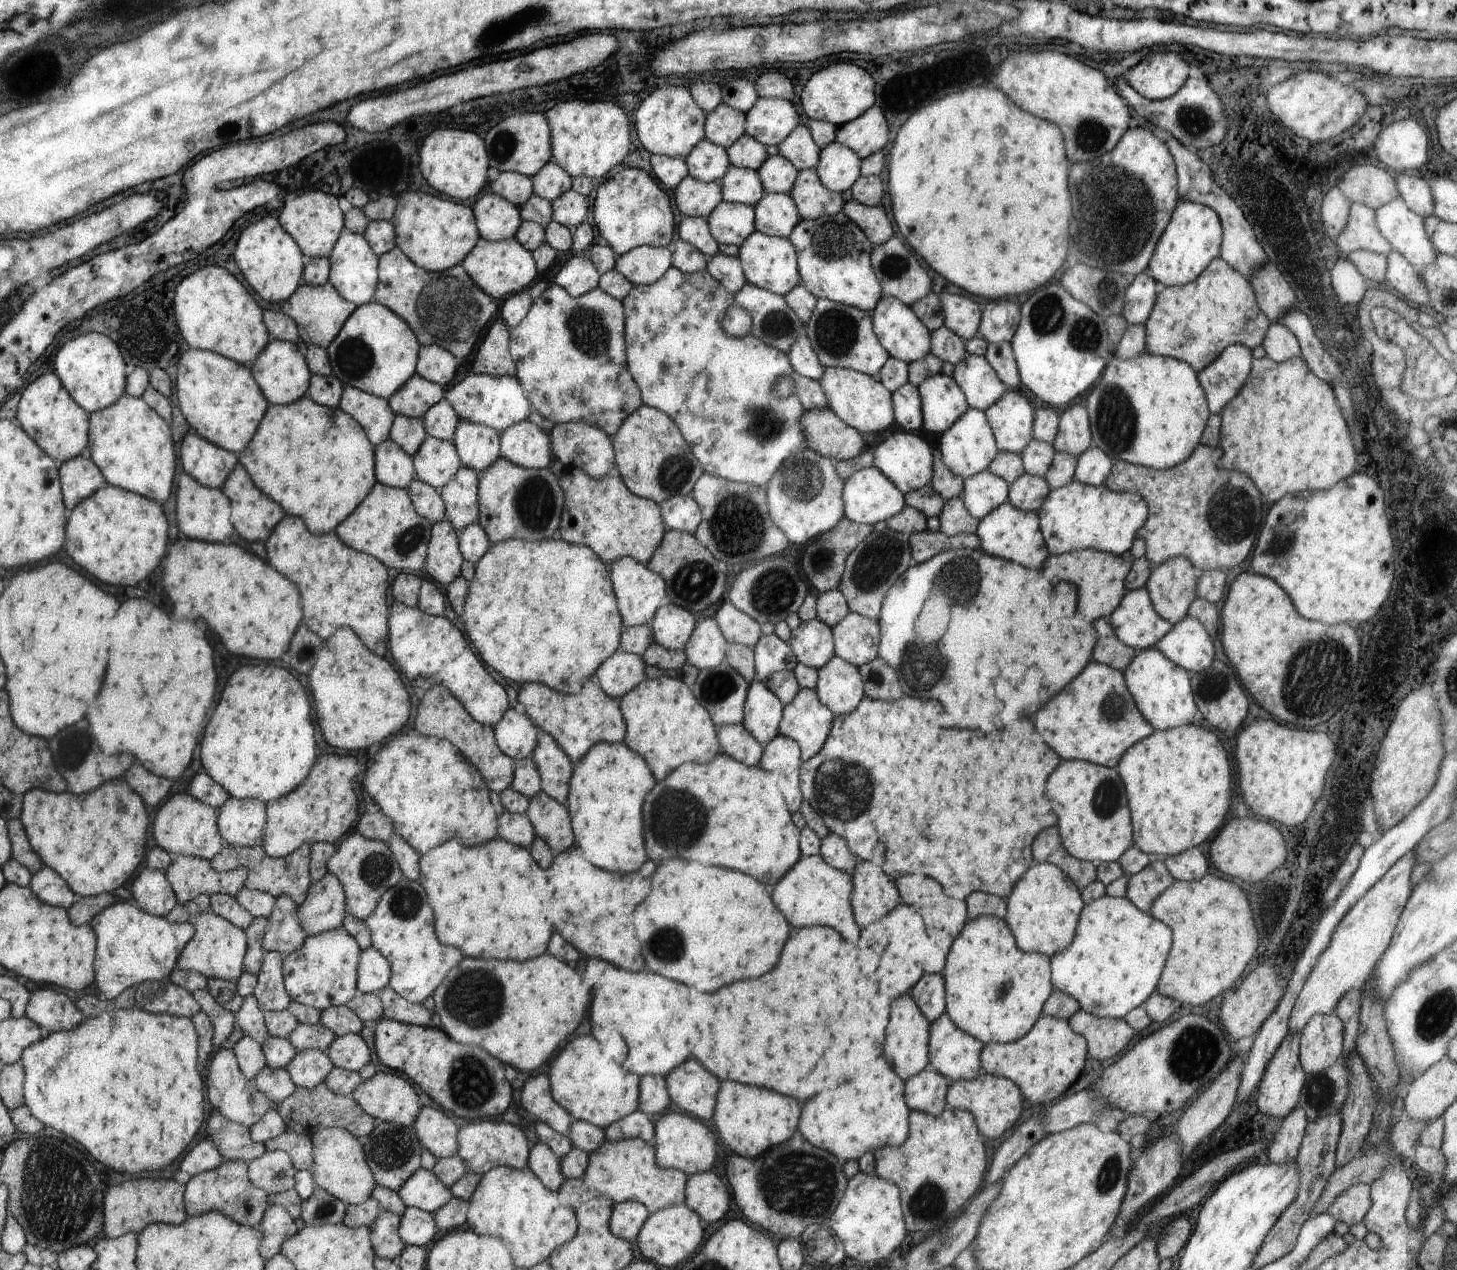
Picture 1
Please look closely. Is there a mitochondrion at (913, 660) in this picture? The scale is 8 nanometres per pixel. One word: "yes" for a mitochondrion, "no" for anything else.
yes

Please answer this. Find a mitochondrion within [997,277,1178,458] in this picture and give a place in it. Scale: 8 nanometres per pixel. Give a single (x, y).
(1050, 315)

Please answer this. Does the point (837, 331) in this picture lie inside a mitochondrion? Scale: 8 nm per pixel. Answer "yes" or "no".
yes

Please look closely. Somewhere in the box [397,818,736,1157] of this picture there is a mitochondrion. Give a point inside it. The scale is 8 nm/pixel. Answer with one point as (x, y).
(475, 997)

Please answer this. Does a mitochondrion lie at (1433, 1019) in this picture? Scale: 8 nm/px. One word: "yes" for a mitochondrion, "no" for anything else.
yes

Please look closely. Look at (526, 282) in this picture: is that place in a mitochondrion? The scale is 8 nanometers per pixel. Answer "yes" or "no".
no

